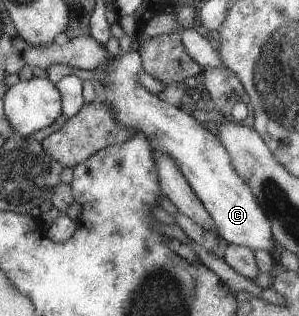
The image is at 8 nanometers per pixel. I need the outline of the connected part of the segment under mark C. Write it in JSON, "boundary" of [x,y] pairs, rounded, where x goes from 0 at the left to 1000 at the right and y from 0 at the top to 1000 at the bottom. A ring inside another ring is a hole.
{"boundary":[[[472,139],[431,168],[398,168],[358,203],[365,234],[355,250],[331,256],[344,263],[348,323],[378,339],[405,392],[435,415],[482,418],[508,465],[585,503],[656,617],[716,690],[726,734],[756,769],[823,778],[853,797],[890,791],[926,804],[933,782],[920,769],[906,687],[856,623],[833,573],[793,544],[763,468],[682,402],[682,389],[672,396],[676,380],[652,377],[645,358],[612,358],[599,332],[565,332],[542,320],[532,297],[502,294],[462,263],[462,237],[482,225],[468,149]]]}

